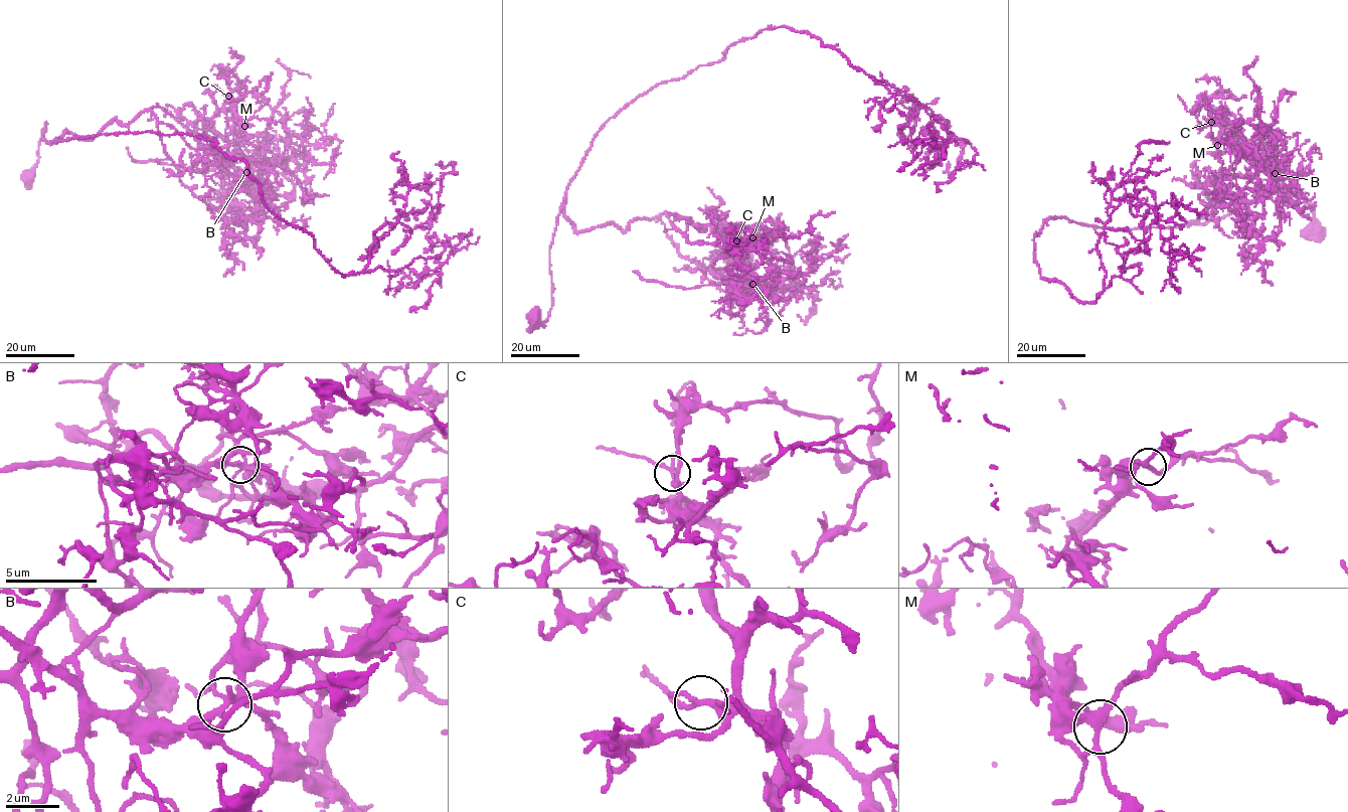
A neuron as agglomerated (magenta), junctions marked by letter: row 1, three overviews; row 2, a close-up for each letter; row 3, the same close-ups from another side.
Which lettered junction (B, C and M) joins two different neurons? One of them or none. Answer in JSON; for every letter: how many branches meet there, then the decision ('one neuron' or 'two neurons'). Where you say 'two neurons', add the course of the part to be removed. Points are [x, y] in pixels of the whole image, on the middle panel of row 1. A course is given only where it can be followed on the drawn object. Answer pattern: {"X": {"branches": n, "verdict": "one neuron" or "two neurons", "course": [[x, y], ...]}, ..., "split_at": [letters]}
{"B": {"branches": 4, "verdict": "two neurons", "course": [[752, 284], [763, 281], [751, 280], [737, 232], [752, 227], [775, 237], [781, 213]]}, "C": {"branches": 4, "verdict": "one neuron"}, "M": {"branches": 4, "verdict": "one neuron"}, "split_at": ["B"]}

